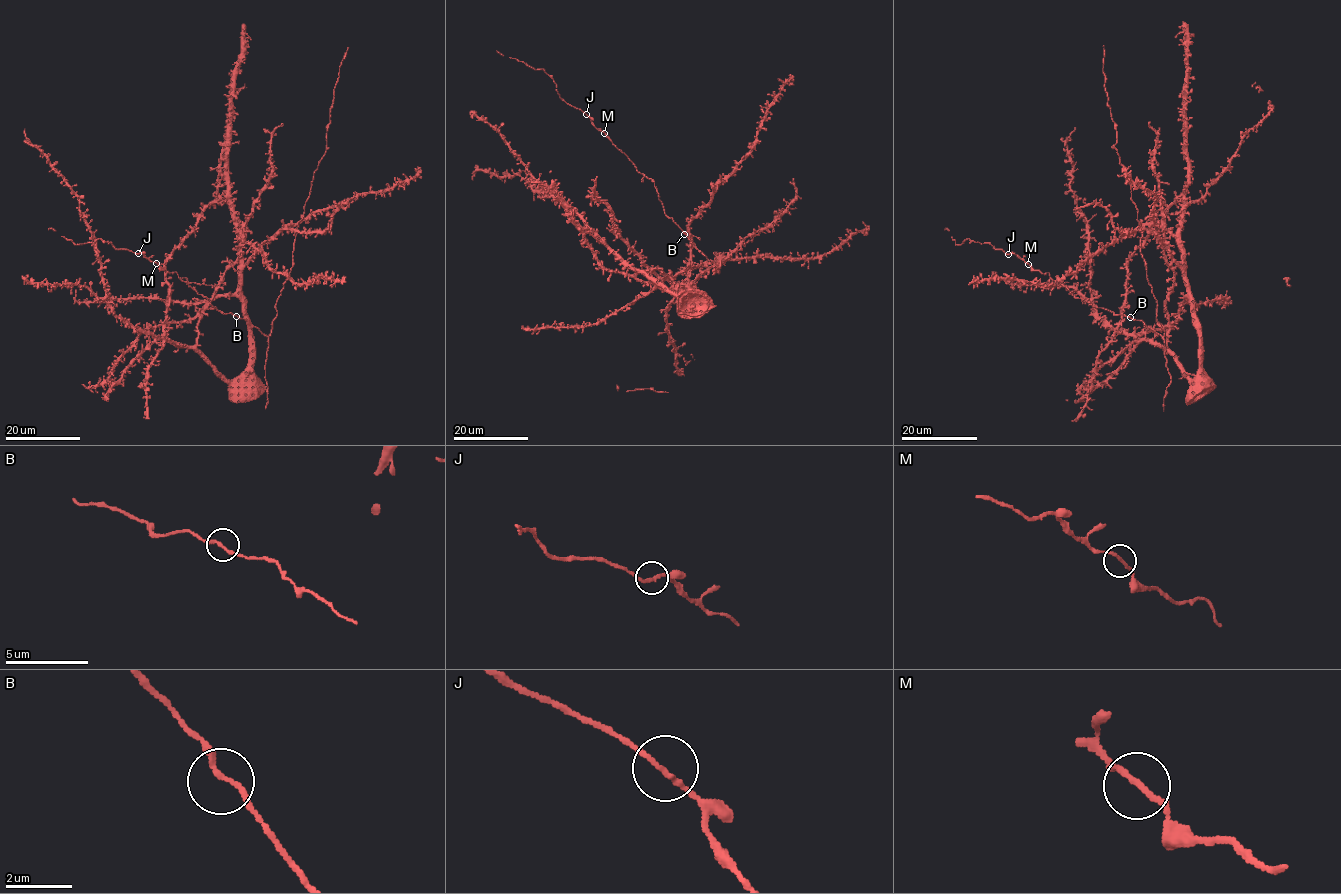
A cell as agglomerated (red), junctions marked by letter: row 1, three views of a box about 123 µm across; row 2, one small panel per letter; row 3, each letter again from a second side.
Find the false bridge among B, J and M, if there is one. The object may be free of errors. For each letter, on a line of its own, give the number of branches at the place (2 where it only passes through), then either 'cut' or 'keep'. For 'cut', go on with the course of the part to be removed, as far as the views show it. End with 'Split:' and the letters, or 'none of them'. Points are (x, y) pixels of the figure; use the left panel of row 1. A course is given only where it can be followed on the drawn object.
B: branches 2; keep
J: branches 2; keep
M: branches 2; keep
Split: none of them

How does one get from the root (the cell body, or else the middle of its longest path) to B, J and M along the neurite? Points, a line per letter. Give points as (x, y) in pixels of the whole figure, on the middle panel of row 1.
B: (725, 256), (744, 243), (739, 250), (721, 259), (718, 268), (684, 234)
J: (725, 256), (744, 243), (720, 260), (719, 268), (712, 265), (664, 213), (654, 183), (637, 171), (586, 113)
M: (725, 256), (744, 243), (720, 260), (719, 268), (712, 265), (664, 213), (654, 183), (639, 172), (604, 133)

